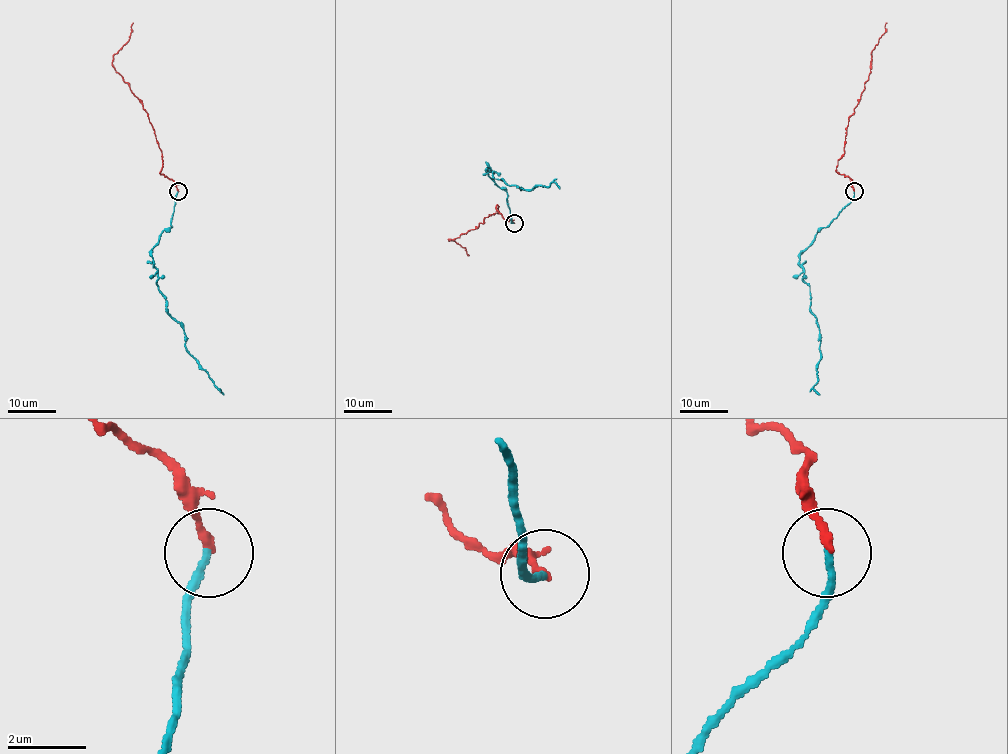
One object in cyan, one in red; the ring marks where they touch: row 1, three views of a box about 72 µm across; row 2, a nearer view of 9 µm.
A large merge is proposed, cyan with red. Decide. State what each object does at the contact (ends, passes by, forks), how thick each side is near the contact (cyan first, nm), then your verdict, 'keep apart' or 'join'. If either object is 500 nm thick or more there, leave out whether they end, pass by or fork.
cyan ends | red ends | 170/190 nm | keep apart

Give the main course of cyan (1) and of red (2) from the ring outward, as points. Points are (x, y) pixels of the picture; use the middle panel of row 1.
1: (513, 223), (507, 193), (488, 175), (488, 168), (494, 179), (520, 189), (553, 182), (560, 188)
2: (513, 223), (498, 205), (498, 213), (448, 240), (469, 255)

